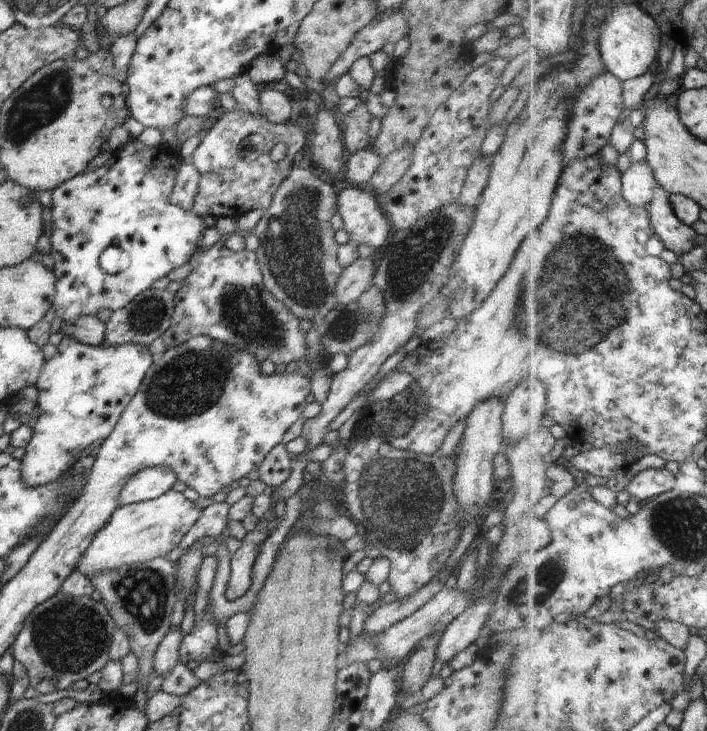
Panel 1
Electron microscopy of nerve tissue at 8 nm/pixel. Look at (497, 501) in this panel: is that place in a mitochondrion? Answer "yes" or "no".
no

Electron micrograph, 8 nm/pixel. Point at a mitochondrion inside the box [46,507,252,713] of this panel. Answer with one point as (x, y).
(143, 593)

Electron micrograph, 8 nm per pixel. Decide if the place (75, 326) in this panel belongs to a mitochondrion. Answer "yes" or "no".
no

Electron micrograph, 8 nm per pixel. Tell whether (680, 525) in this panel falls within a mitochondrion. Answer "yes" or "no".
yes

